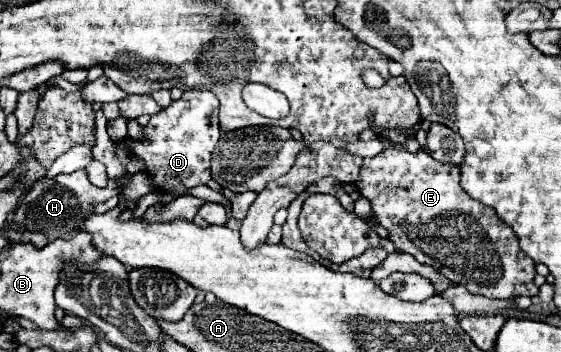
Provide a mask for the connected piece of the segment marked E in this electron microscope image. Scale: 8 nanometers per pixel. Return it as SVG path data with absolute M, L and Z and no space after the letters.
M387 149L383 151L381 155L373 157L373 159L365 159L363 165L361 165L361 171L359 171L359 179L355 181L355 187L357 191L361 193L361 197L365 197L371 207L373 207L373 213L375 213L375 219L391 231L391 241L395 243L395 247L403 253L411 253L417 261L421 263L427 263L427 265L433 265L435 269L439 269L445 277L449 277L451 281L457 281L459 285L467 287L471 293L477 293L477 295L483 295L483 297L489 297L489 299L515 299L515 297L537 297L539 289L535 287L533 283L533 277L535 277L535 263L519 249L519 241L517 241L517 235L511 227L507 227L495 213L495 209L491 207L485 207L481 205L479 201L475 201L473 197L469 197L461 185L459 185L459 165L447 165L447 163L439 163L435 161L429 153L425 153L423 149L419 153L407 153L407 151L399 151L399 149Z

